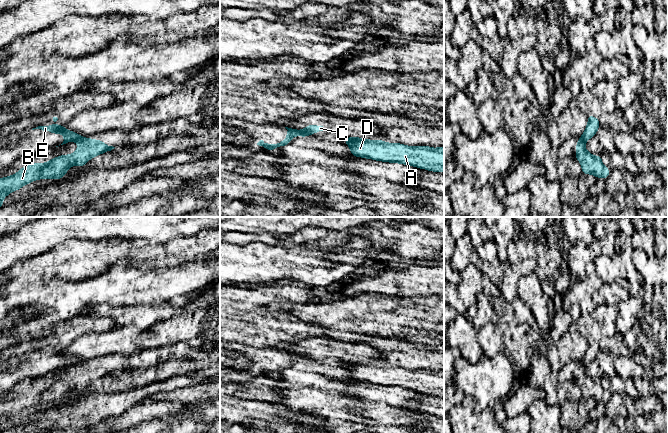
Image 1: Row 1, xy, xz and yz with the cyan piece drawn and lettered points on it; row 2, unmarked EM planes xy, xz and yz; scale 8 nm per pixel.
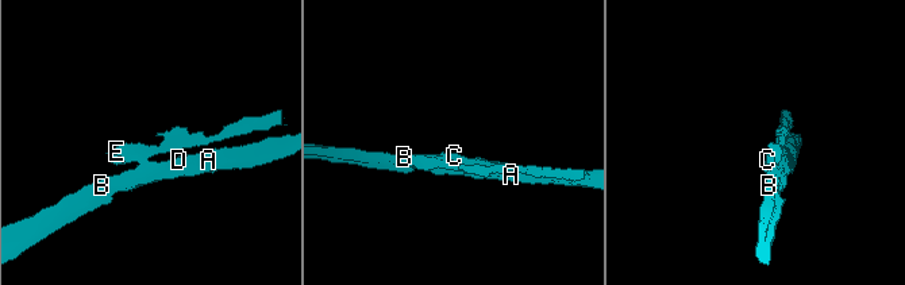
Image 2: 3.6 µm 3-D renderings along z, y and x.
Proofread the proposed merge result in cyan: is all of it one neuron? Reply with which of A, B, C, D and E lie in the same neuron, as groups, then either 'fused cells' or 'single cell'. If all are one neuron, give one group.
groups A B C D / E; fused cells

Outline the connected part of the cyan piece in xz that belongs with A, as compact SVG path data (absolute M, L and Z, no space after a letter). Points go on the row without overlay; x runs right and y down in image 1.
M355 359L345 362L344 367L349 370L351 379L355 381L444 396L444 371L407 370L383 364L358 362Z

